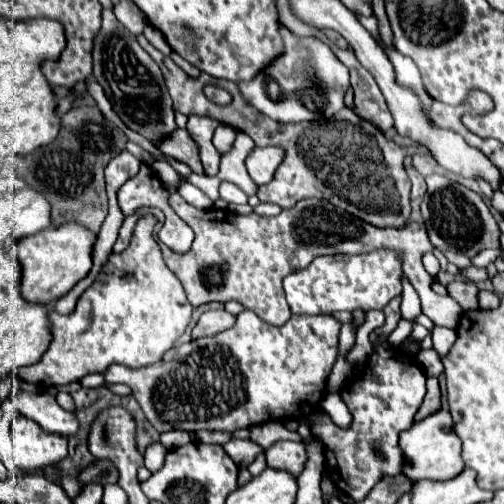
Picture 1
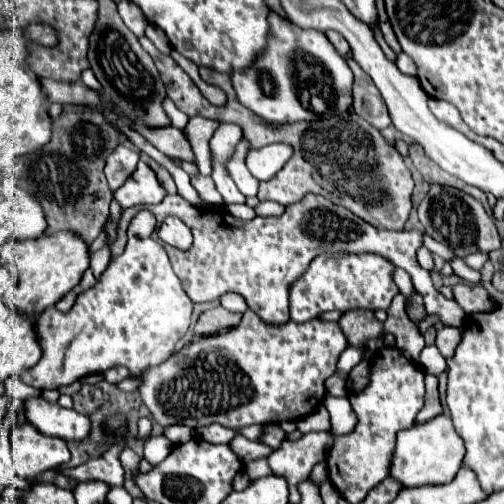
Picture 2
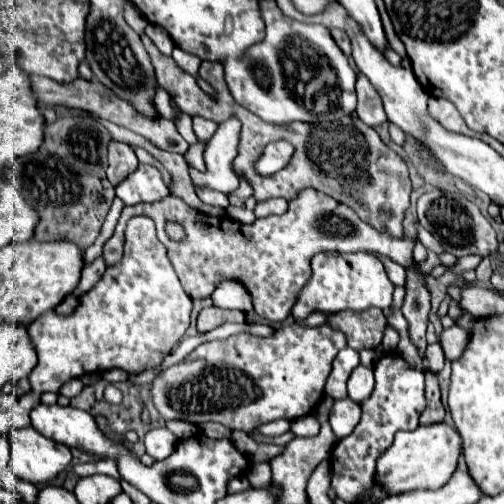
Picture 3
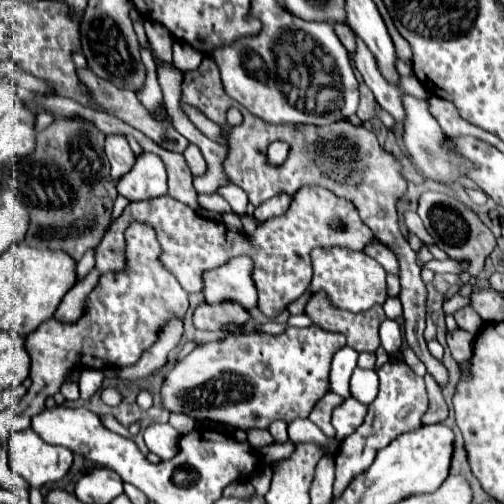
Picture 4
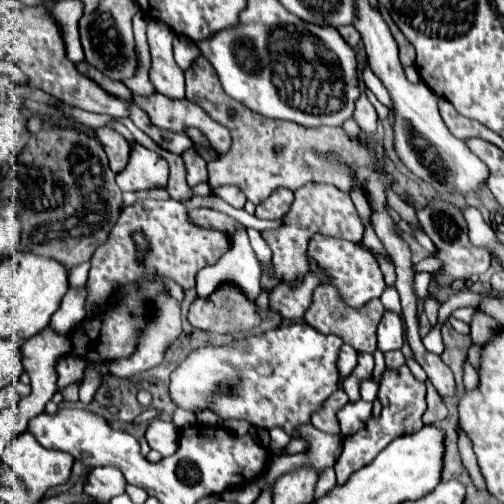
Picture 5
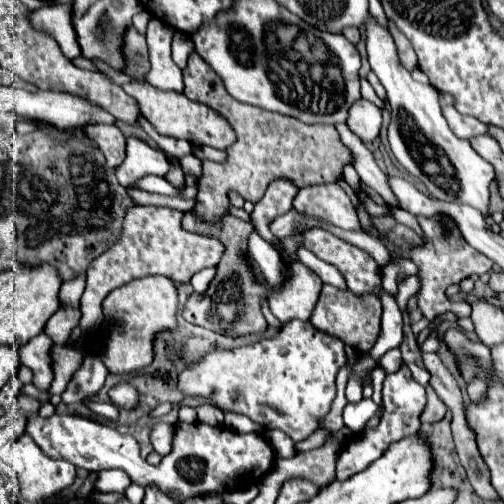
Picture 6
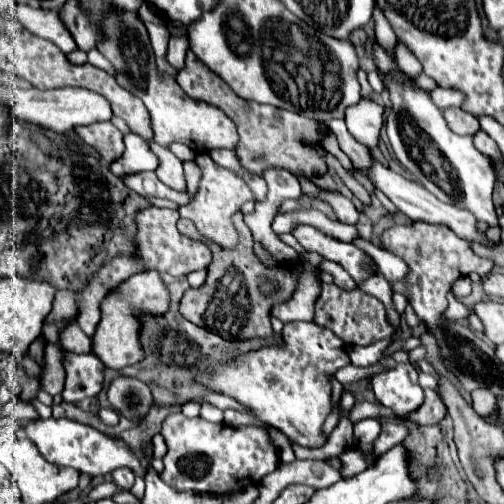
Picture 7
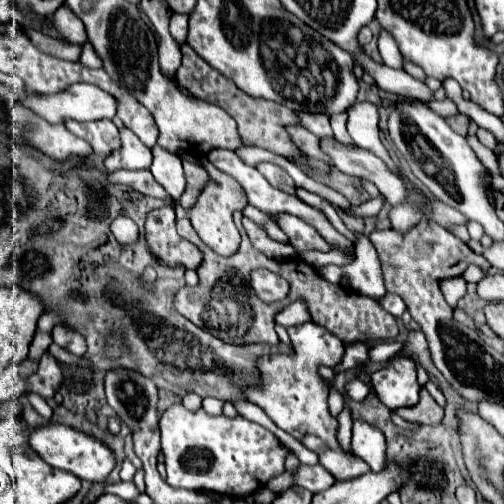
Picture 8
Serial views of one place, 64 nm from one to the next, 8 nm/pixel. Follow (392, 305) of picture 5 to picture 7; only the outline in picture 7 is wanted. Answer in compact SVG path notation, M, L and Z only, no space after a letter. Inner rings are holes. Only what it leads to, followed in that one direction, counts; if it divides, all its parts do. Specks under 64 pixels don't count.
M364 242L362 248L364 248L366 252L372 252L372 256L376 258L376 262L378 262L378 266L380 266L380 270L382 270L382 274L384 274L384 278L386 278L388 282L394 282L394 280L400 280L400 278L406 276L408 268L406 268L406 264L404 264L398 256L386 252L384 248L380 248L380 246L374 244L374 242Z

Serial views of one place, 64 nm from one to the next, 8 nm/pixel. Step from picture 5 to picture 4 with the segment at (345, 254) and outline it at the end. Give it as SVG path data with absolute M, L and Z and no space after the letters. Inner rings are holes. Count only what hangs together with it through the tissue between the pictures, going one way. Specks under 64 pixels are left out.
M346 246L338 248L314 248L312 250L312 266L314 278L310 284L310 292L324 290L334 306L350 312L362 312L372 308L374 304L382 304L388 296L386 292L386 272L372 256L364 250L352 250Z

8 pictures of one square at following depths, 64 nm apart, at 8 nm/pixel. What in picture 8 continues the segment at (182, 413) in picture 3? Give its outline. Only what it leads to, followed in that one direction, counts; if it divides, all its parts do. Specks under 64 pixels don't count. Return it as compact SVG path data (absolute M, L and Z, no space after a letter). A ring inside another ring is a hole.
M306 322L294 328L288 328L290 340L294 344L292 356L264 356L258 360L258 368L262 372L262 384L260 386L244 386L246 398L254 404L258 404L268 418L282 428L284 432L292 434L296 440L300 440L308 450L316 452L320 458L320 464L336 478L358 478L362 474L370 472L370 466L356 456L350 450L344 450L336 438L338 432L338 420L328 410L328 388L324 386L318 366L336 366L344 354L344 344L334 334L330 334L326 328Z

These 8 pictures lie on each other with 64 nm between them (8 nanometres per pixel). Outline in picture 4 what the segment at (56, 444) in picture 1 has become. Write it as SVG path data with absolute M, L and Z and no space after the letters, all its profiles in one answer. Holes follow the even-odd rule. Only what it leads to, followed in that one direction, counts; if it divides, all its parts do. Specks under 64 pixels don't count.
M32 428L10 436L8 458L10 468L32 488L42 488L48 482L60 482L72 466L72 452L68 452L68 448L44 444Z

